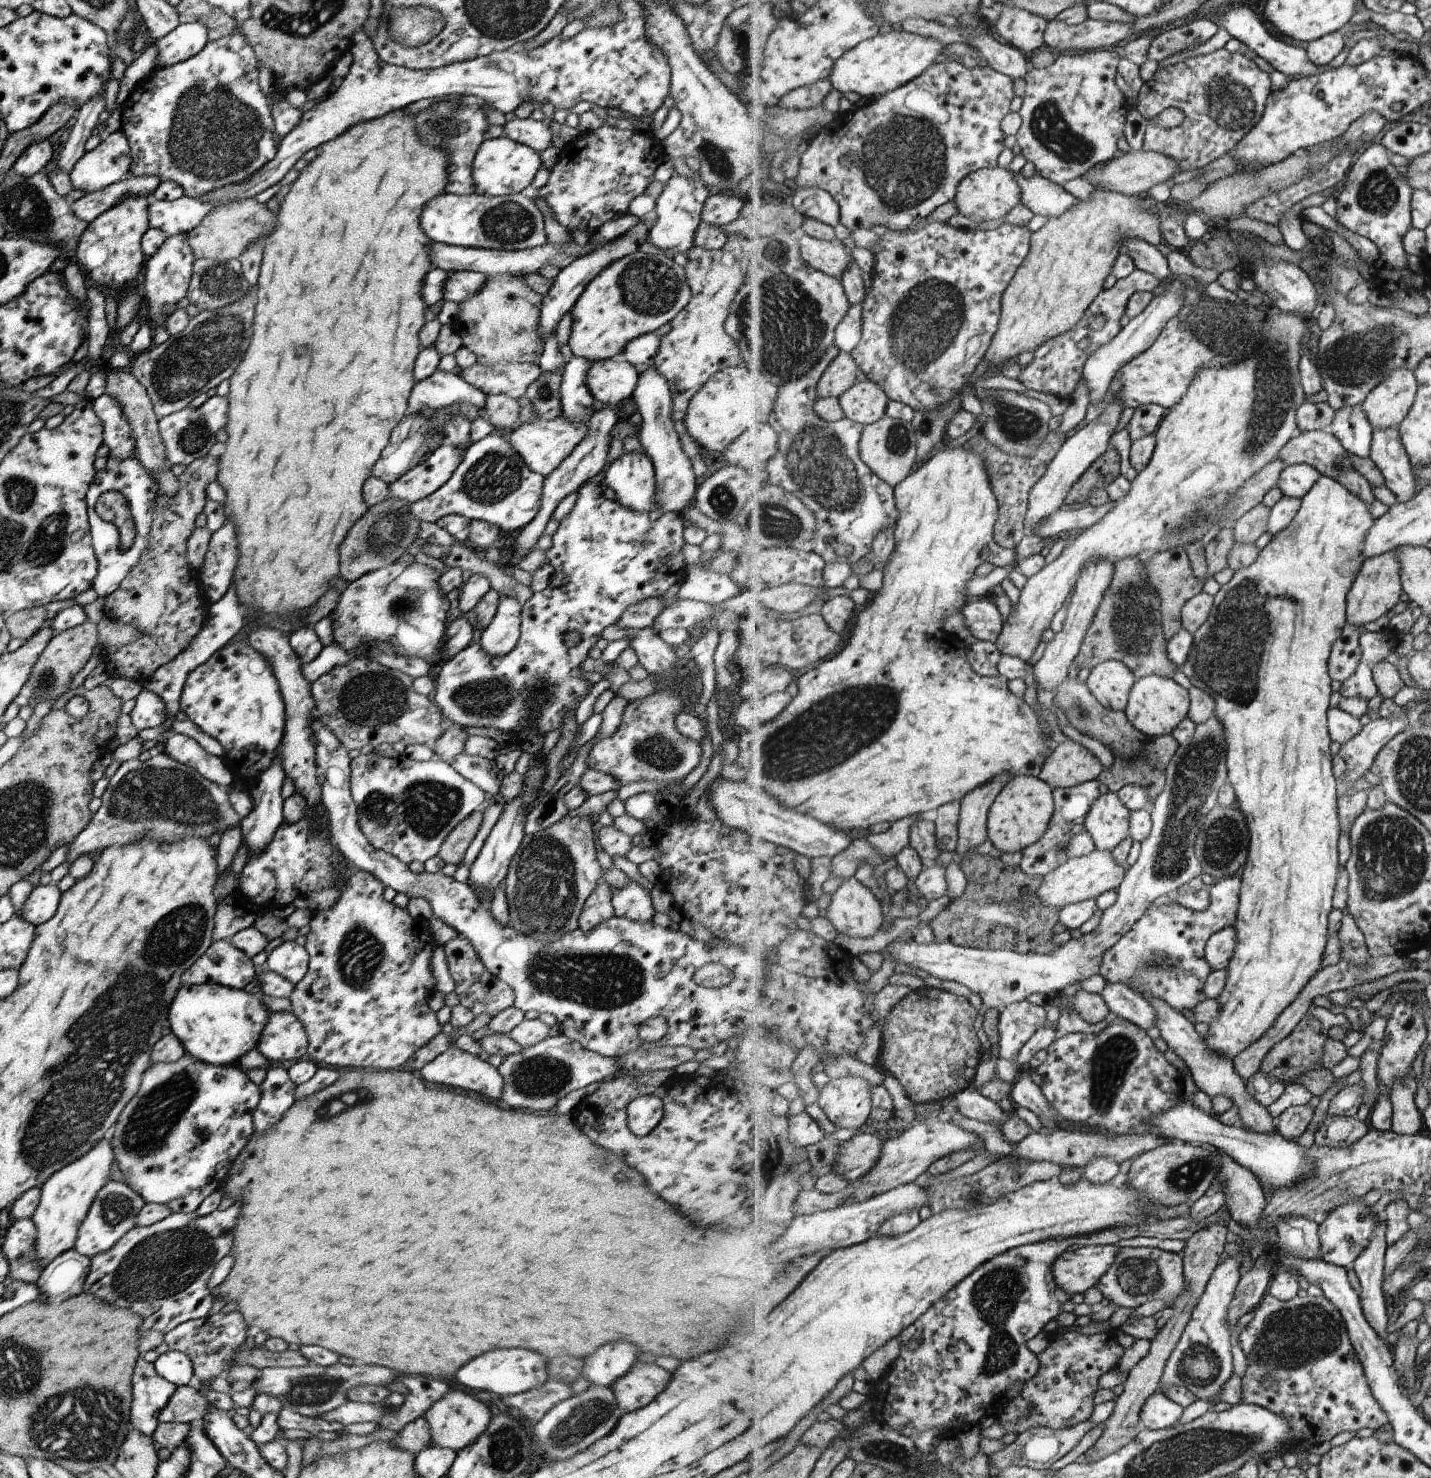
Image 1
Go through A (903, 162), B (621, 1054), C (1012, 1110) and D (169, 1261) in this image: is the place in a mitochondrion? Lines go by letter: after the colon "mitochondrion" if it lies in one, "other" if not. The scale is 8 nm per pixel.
A: mitochondrion
B: other
C: other
D: mitochondrion

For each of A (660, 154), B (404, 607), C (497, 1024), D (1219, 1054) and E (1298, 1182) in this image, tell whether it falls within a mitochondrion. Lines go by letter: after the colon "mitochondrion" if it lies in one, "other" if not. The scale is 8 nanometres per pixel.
A: other
B: mitochondrion
C: other
D: other
E: other

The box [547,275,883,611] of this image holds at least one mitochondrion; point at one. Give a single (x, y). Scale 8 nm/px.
(819, 466)

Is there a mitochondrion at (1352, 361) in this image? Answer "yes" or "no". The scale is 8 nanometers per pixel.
yes

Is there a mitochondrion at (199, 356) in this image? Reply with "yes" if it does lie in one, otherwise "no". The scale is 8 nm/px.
yes

